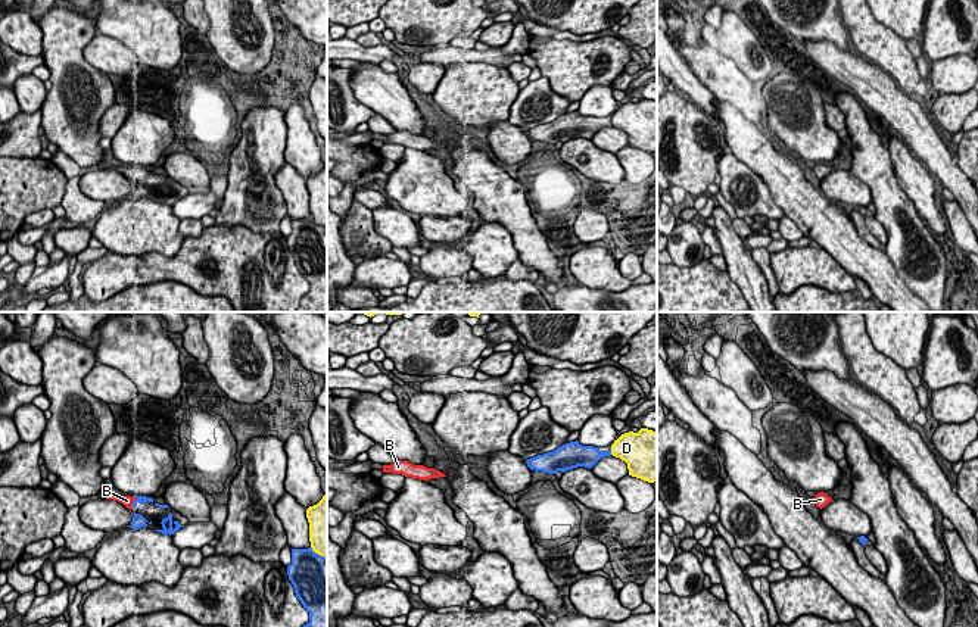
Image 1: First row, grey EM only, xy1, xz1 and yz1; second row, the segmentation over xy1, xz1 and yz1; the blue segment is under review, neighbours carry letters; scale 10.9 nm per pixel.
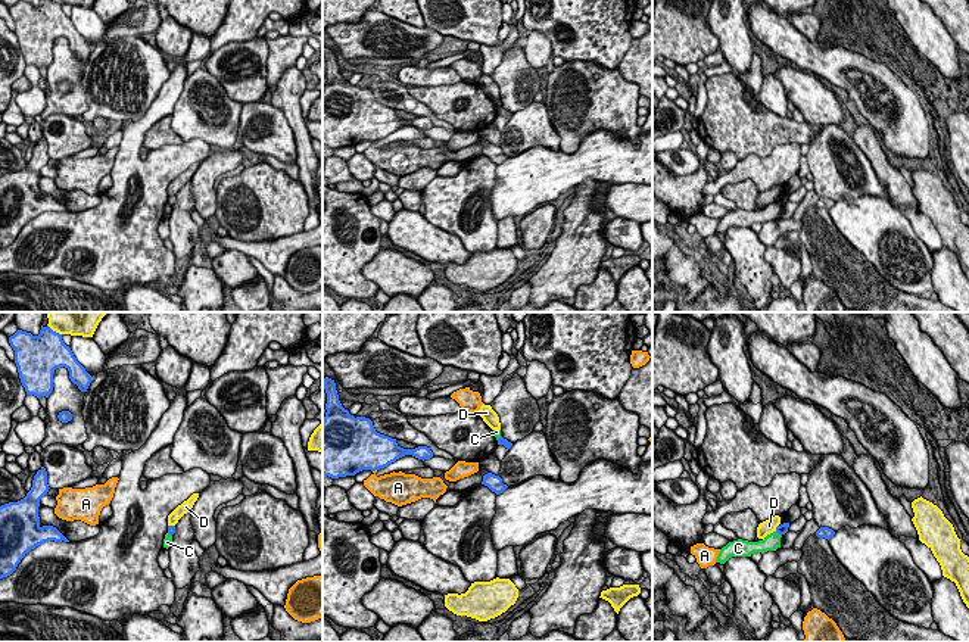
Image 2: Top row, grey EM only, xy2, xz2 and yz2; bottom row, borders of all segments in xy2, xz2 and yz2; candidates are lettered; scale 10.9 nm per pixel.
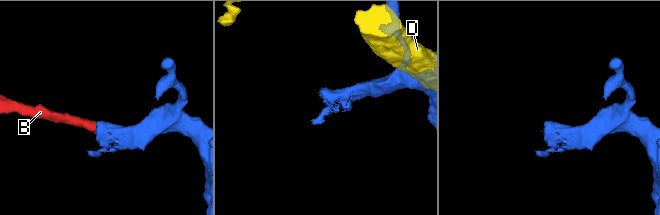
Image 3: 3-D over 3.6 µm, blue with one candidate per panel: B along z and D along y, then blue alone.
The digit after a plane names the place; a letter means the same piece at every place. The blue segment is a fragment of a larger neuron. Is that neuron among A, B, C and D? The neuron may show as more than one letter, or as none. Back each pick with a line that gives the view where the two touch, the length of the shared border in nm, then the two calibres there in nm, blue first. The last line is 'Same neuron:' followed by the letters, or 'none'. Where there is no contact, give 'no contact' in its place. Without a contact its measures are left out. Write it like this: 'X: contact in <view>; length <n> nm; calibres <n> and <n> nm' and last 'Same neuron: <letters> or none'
B: contact in xy1; length 140 nm; calibres 90 and 120 nm
Same neuron: B

